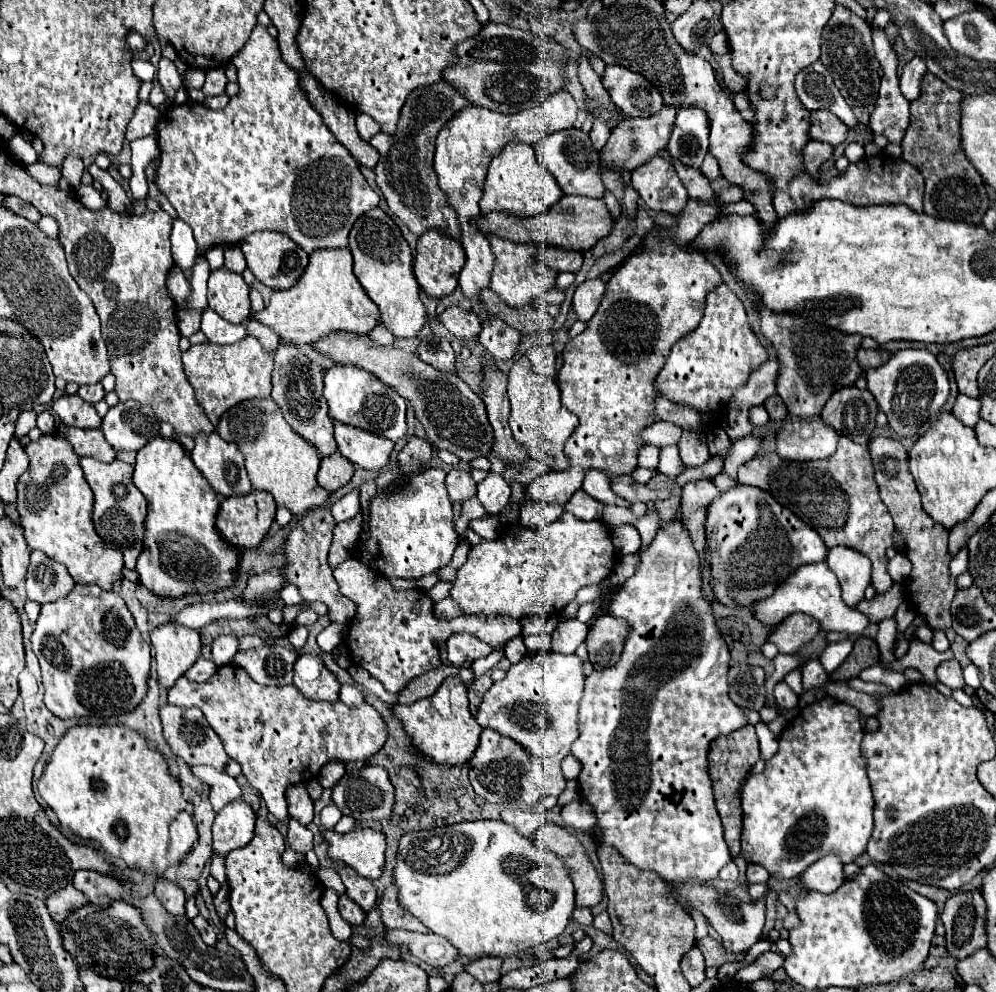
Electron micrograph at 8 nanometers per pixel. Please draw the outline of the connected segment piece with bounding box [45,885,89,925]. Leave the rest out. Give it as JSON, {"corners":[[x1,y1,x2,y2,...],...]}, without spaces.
{"corners":[[67,885,65,889,61,889,61,891,57,891,55,895,47,897,45,903,47,903,47,909,49,909,51,919,53,919,57,925,61,925,61,923,71,915,71,911,87,905,89,901,87,901,87,897,85,897,81,891,77,891,73,885]]}

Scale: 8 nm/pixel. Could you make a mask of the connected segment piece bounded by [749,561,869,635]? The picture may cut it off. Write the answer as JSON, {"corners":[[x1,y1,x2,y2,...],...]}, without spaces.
{"corners":[[825,561,821,563,807,563,797,567,785,581,775,589,773,595,765,597,763,601,755,601,751,607,751,613,757,621,761,621,769,631,777,627,783,619,787,619,793,613,811,613,827,631,847,631,849,635,861,633,867,625,869,619,859,611,847,607,841,599,841,589,835,573,827,567]]}

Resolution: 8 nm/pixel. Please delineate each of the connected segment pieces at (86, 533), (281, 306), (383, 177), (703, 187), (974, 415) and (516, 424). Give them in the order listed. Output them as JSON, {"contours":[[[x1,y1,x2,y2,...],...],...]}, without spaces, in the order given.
{"contours":[[[43,435,39,441,31,441,25,451,31,463,17,481,17,511,27,545,63,563,75,583,95,583,105,591,113,591,115,583,123,579,123,555,107,547,95,533,91,519,93,493,71,443,59,435]],[[319,249,311,253,303,279,287,291,275,291,269,305,255,313,253,319,271,327,281,343,311,343,337,329,367,335,381,325,379,307,367,297,353,275,353,257,349,249]],[[439,81,427,87,415,89,397,121,395,133,379,133,371,139,371,145,379,151,379,163,375,165,375,181,381,193,387,199,387,205,395,217,399,217,413,233,421,235,427,229,441,229,453,239,461,239,461,229,453,209,447,205,445,193,437,185,437,175,433,171,433,153,435,153,435,137,439,129,461,109,471,103,459,95,451,85]],[[675,161,675,169,677,169,677,175,683,181,683,185,685,185,685,189,689,191,691,197,695,197,697,201,707,199,707,203,715,201,713,189,711,189,709,181,699,173,699,169,685,169,683,165,679,165,679,161]],[[959,393,952,411,959,421,963,421,969,427,975,427,975,421,979,421,979,401,973,397]],[[521,357,513,363,507,375,507,393,511,403,509,427,513,433,513,439,521,447,525,447,531,459,545,463,547,469,565,469,567,457,563,453,563,445,569,439,569,435,575,431,579,421,571,411,567,411,561,405,557,383,553,379,547,379,535,373,531,367,531,361,527,357]]]}

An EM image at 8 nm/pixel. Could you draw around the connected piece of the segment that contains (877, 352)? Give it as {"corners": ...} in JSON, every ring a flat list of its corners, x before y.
{"corners":[[859,349,859,365,863,365,863,369,871,369,871,367,879,367,883,365,891,353,885,349]]}

